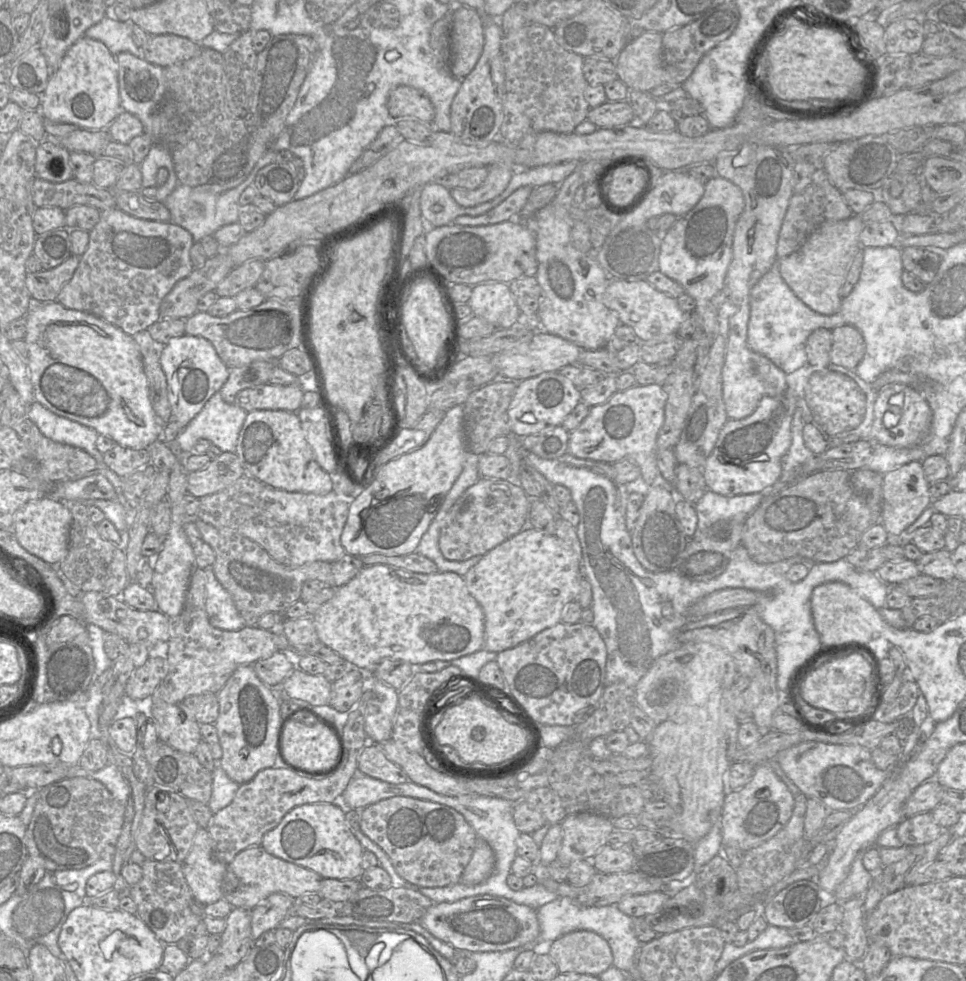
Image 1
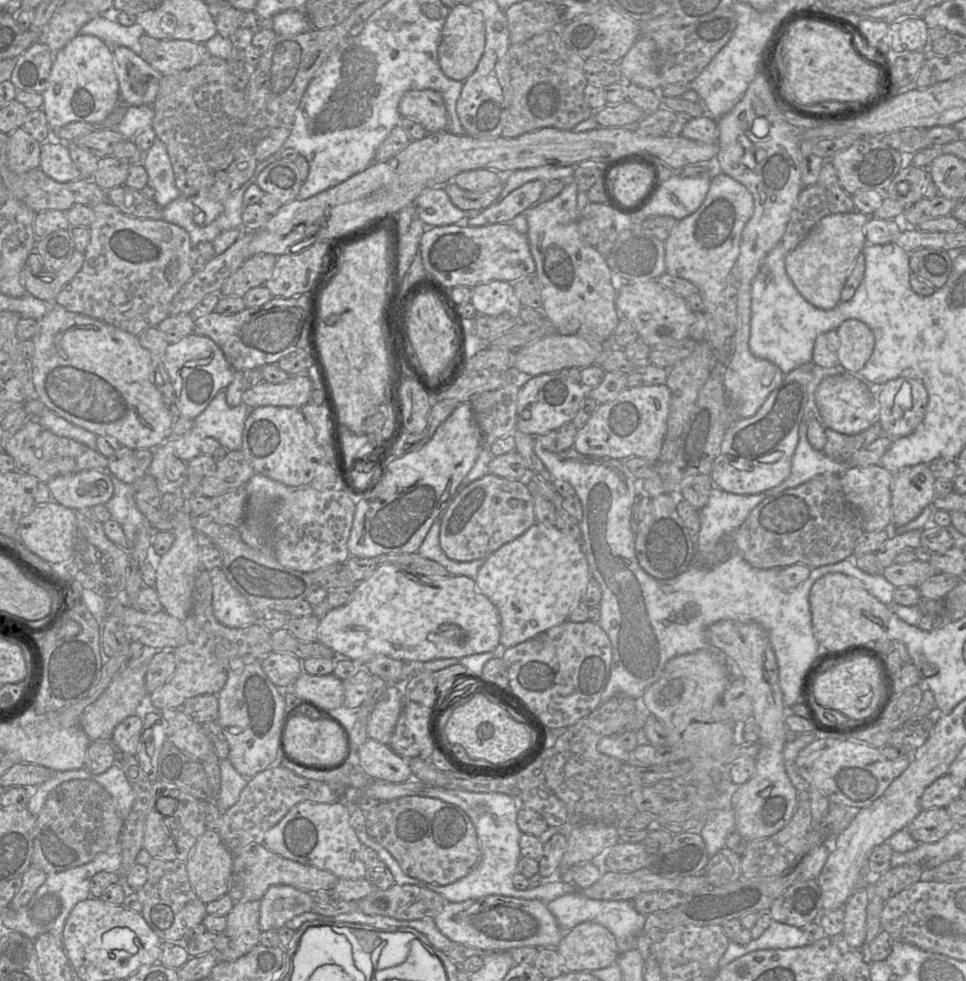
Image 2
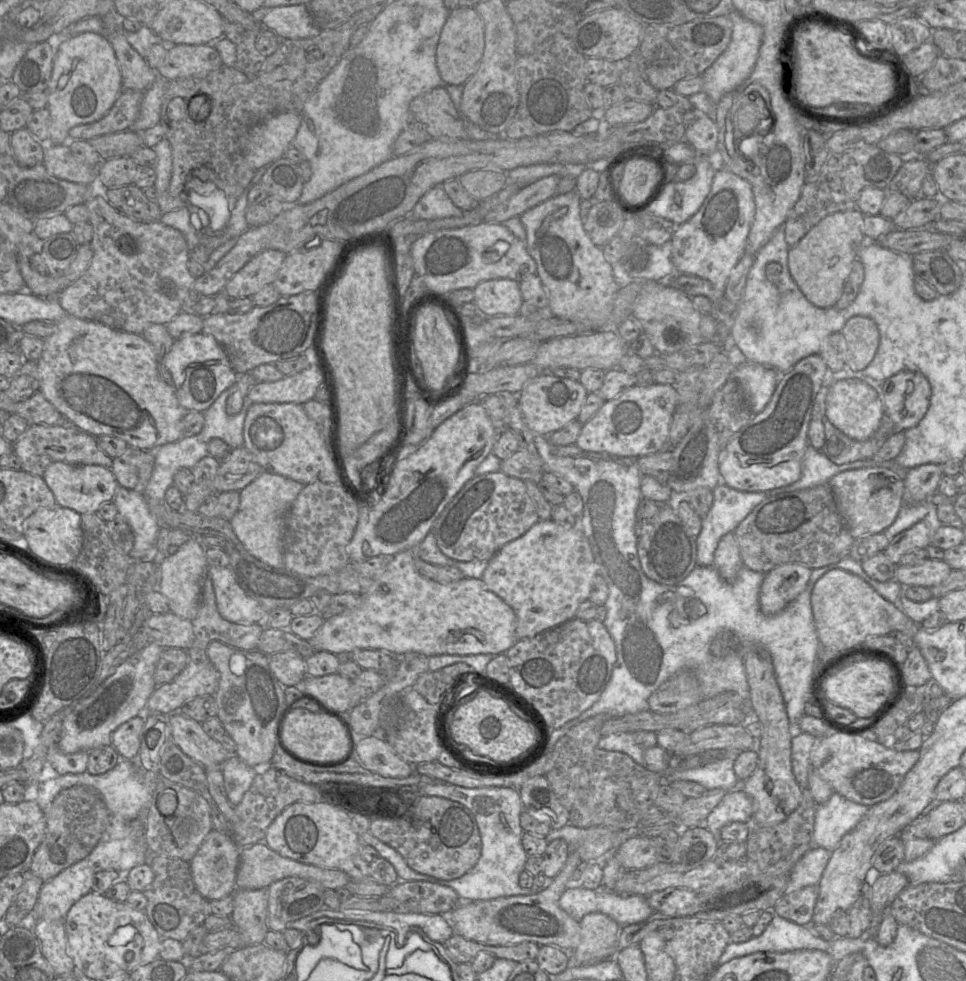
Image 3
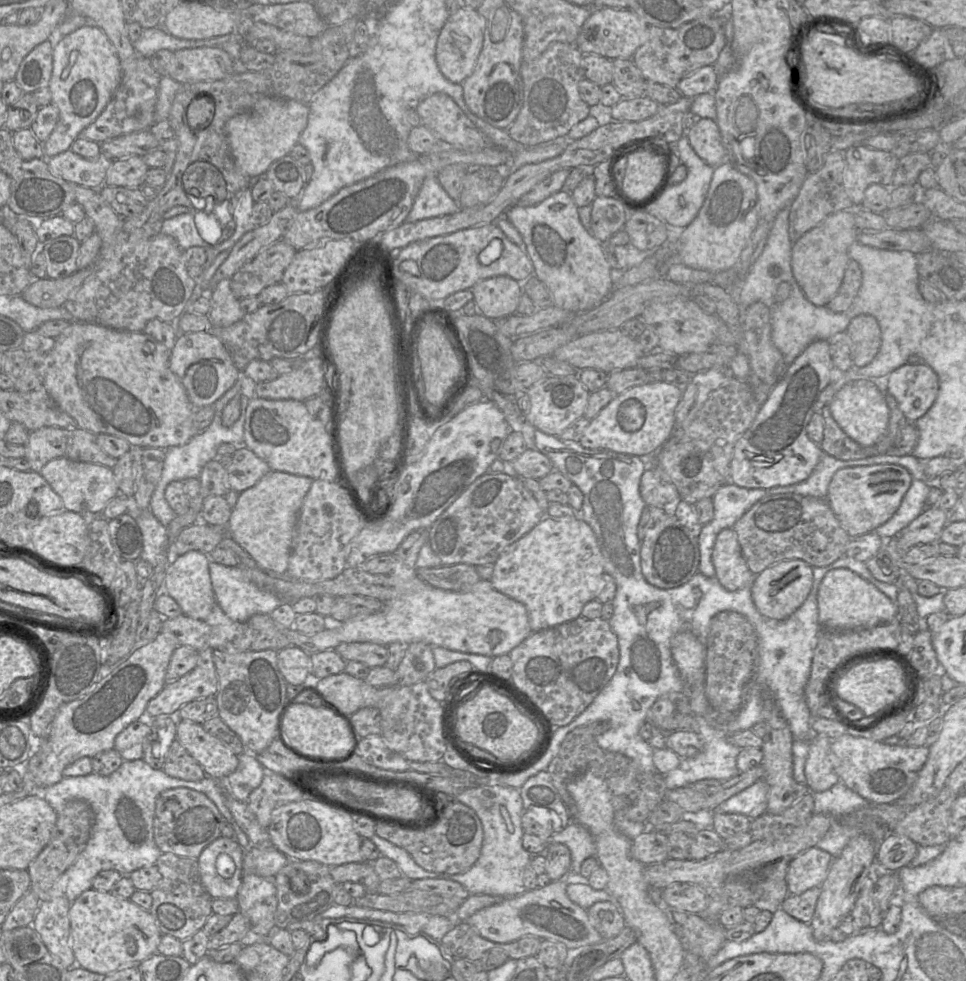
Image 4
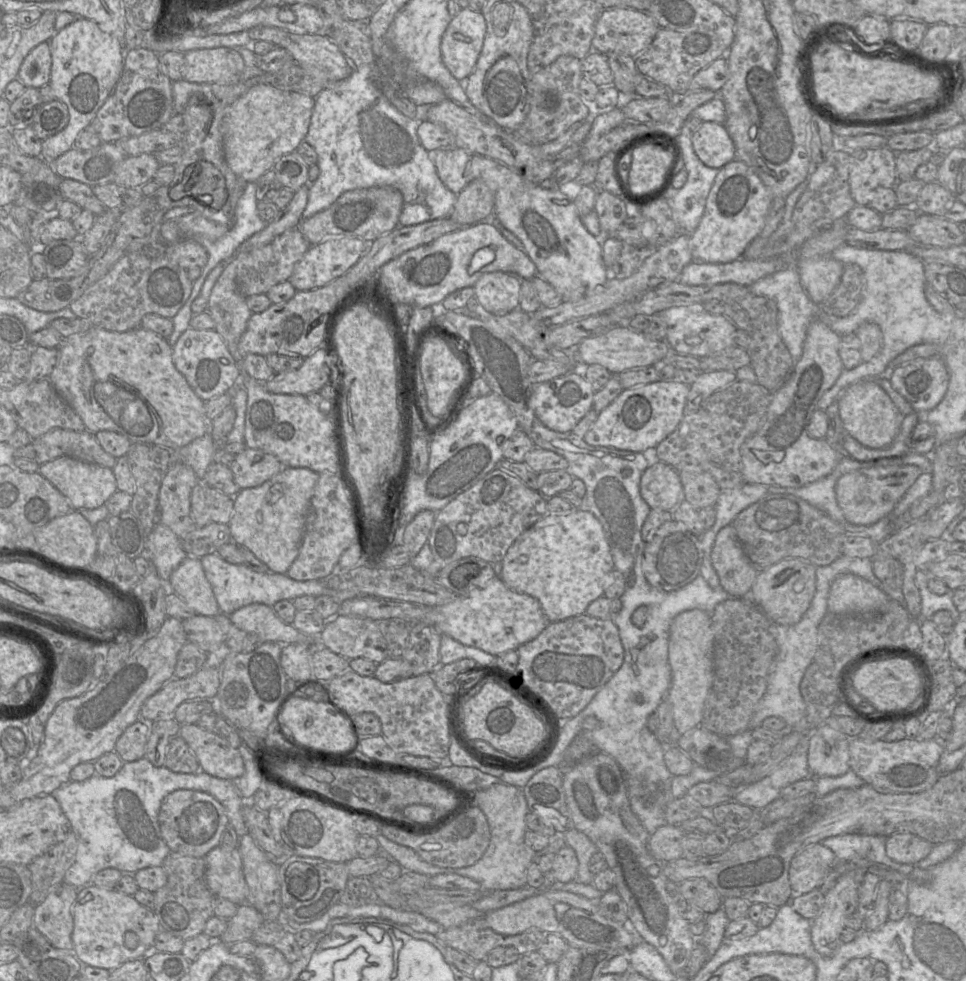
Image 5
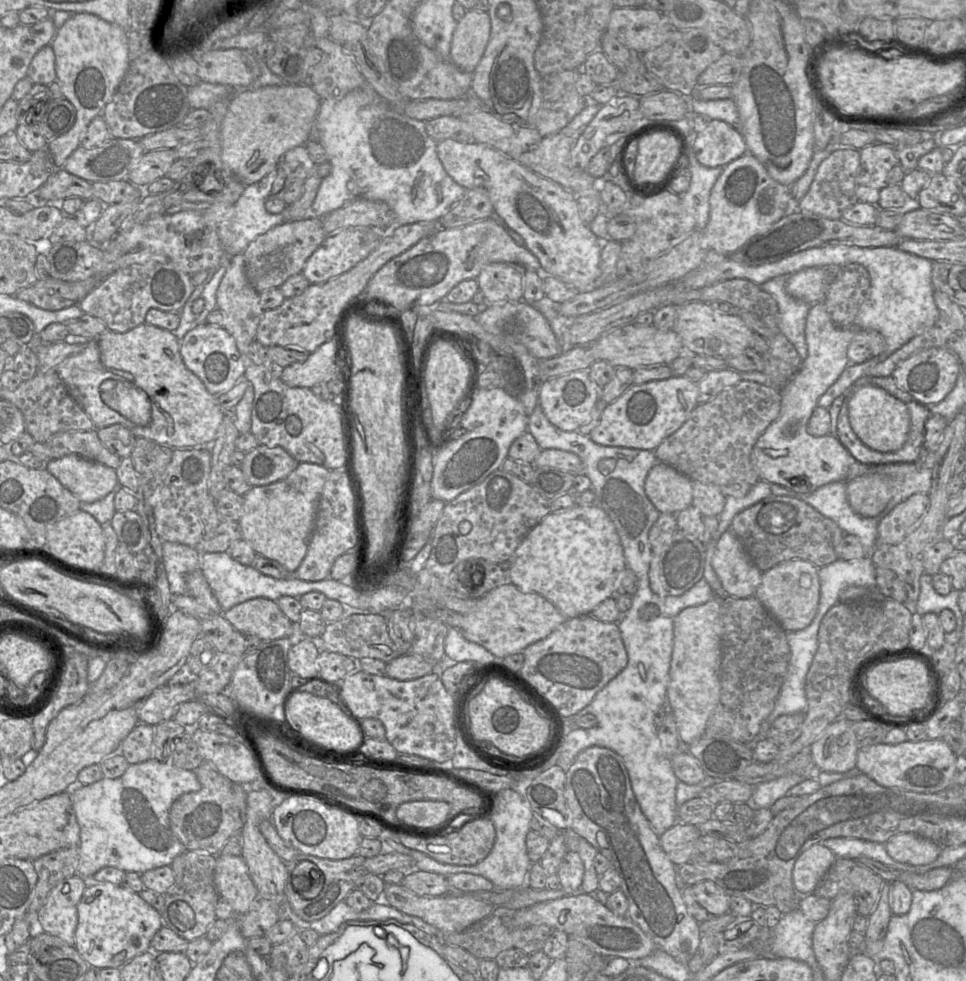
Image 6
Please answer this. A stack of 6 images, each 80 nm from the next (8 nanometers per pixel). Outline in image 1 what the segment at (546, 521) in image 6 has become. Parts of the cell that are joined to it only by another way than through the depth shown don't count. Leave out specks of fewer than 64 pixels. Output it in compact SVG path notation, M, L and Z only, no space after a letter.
M526 526L520 533L486 553L463 577L469 593L484 612L484 649L500 653L561 622L567 605L573 602L579 593L582 561L580 562L572 549L555 535Z

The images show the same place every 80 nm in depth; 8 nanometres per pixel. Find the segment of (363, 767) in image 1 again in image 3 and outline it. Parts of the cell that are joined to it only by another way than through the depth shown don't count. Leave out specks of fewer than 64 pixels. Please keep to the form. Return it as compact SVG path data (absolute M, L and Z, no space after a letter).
M380 734L359 737L355 757L366 769L386 778L405 778L415 772L415 766L401 759Z

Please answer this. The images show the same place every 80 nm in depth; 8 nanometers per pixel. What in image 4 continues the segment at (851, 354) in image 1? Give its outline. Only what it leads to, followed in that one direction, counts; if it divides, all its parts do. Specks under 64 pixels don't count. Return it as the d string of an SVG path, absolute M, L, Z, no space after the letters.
M868 314L855 316L849 323L846 333L852 340L852 359L854 366L869 364L878 353L882 335L878 321Z

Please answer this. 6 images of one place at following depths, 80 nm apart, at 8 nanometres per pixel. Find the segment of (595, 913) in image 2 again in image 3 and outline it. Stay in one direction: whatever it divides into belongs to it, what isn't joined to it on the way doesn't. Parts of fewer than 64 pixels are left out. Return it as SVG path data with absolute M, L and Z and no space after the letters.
M567 888L559 905L576 921L580 922L586 914L600 912L621 927L644 922L654 913L643 896L622 896L605 888Z

